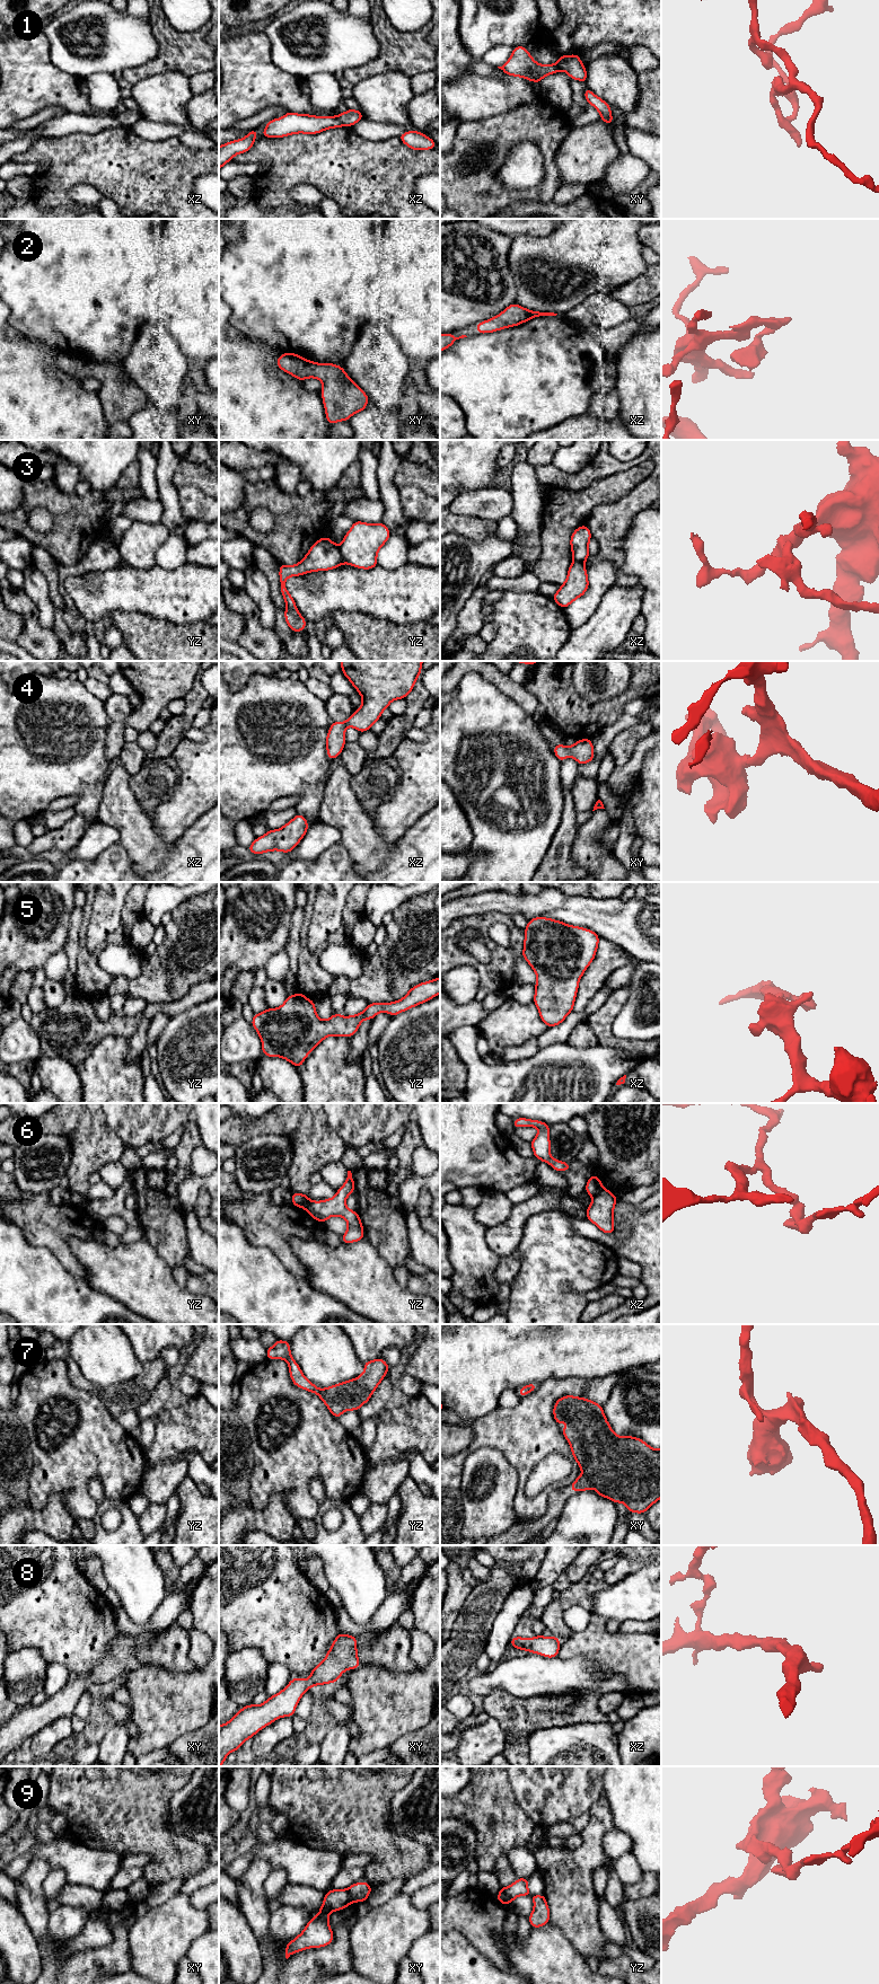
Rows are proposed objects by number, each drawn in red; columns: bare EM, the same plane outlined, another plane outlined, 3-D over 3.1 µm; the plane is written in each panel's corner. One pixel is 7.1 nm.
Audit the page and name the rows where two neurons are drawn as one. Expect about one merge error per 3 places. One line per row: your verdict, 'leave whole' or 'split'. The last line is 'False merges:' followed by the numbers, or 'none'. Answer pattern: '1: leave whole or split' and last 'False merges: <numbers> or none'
1: split
2: split
3: split
4: leave whole
5: leave whole
6: split
7: leave whole
8: leave whole
9: split
False merges: 1, 2, 3, 6, 9

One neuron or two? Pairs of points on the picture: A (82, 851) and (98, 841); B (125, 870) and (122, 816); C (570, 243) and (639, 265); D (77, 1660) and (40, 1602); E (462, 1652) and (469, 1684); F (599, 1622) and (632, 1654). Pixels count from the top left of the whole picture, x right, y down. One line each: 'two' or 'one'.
A: one
B: two
C: one
D: one
E: two
F: one

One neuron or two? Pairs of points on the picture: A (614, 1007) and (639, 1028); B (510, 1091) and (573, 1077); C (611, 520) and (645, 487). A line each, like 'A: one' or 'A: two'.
A: two
B: one
C: one

